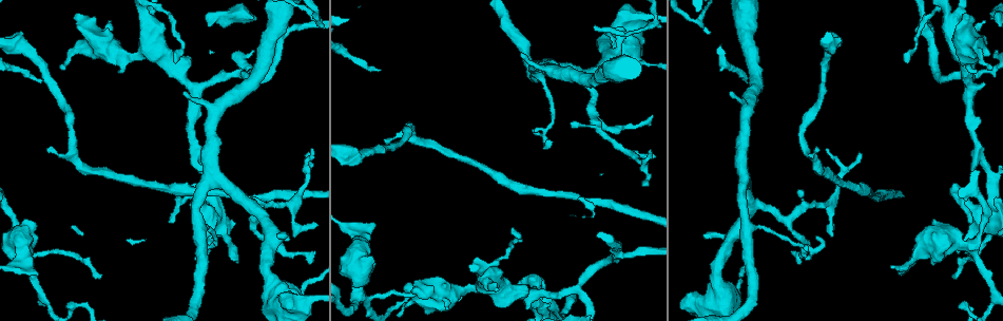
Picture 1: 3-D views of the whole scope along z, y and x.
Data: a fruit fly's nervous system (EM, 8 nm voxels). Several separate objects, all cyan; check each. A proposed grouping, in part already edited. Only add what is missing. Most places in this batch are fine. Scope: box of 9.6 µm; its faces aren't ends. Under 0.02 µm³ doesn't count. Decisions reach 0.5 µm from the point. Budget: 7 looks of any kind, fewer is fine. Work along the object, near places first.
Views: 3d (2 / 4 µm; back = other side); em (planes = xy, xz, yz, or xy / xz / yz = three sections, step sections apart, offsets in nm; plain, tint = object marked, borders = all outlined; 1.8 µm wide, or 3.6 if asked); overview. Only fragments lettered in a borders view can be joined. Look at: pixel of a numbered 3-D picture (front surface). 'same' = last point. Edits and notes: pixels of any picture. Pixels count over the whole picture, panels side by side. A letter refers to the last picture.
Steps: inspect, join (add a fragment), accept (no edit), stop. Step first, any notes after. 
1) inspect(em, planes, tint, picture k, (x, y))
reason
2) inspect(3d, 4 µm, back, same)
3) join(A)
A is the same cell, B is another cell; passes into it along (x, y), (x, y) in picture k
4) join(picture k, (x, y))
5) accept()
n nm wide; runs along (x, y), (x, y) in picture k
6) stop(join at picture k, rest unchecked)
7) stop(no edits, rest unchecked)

inspect(3d, 2 µm, back, picture 1, (954, 276))
an open end

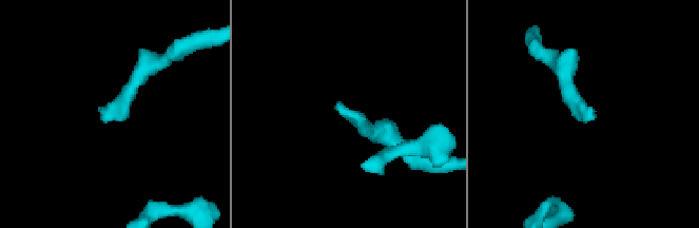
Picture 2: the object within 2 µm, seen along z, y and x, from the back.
inspect(em, planes, borders, picture 2, (338, 102))
now the EM

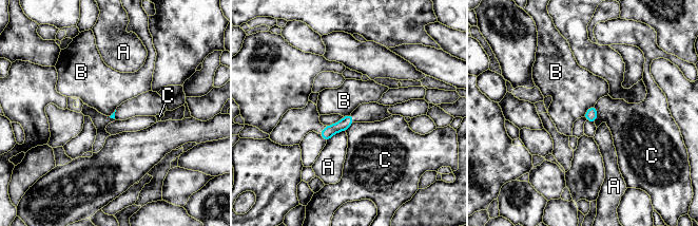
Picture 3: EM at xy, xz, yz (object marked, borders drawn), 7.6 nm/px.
accept()
A, B and C are other cells; border along (594, 105), (583, 116) in picture 3; none of them fits

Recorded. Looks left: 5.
inspect(em, xy, step 4, borders, picture 1, (374, 225))
branch stops here

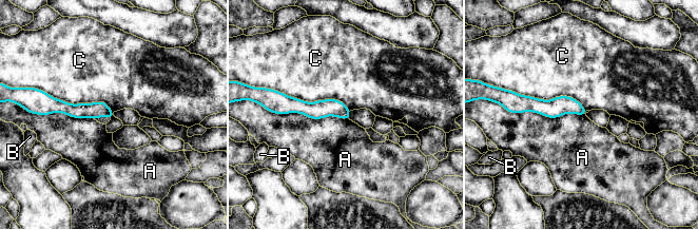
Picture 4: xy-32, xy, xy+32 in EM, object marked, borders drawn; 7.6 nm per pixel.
accept()
A, B and C are other cells; none of them fits

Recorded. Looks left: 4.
inspect(3d, 2 µm, picture 1, (969, 222))
an open end

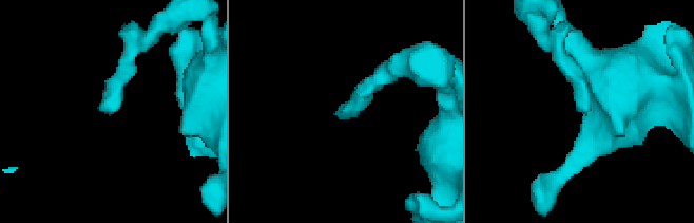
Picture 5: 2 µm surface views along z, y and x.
inspect(em, xy, step 16, tint, picture 5, (349, 111))
shape alone is not enough

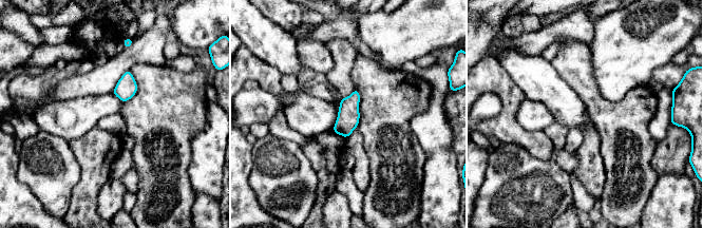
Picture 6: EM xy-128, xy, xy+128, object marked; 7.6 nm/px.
inspect(em, planes, borders, same)

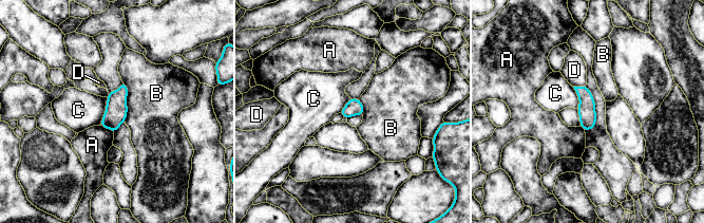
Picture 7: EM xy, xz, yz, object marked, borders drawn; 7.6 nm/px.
accept()
B touches over 320 nm; A, B, C and D are other cells; border along (108, 97), (106, 111), (99, 124) in picture 7; none of them fits

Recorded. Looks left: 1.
stop(no edits, rest unchecked)

